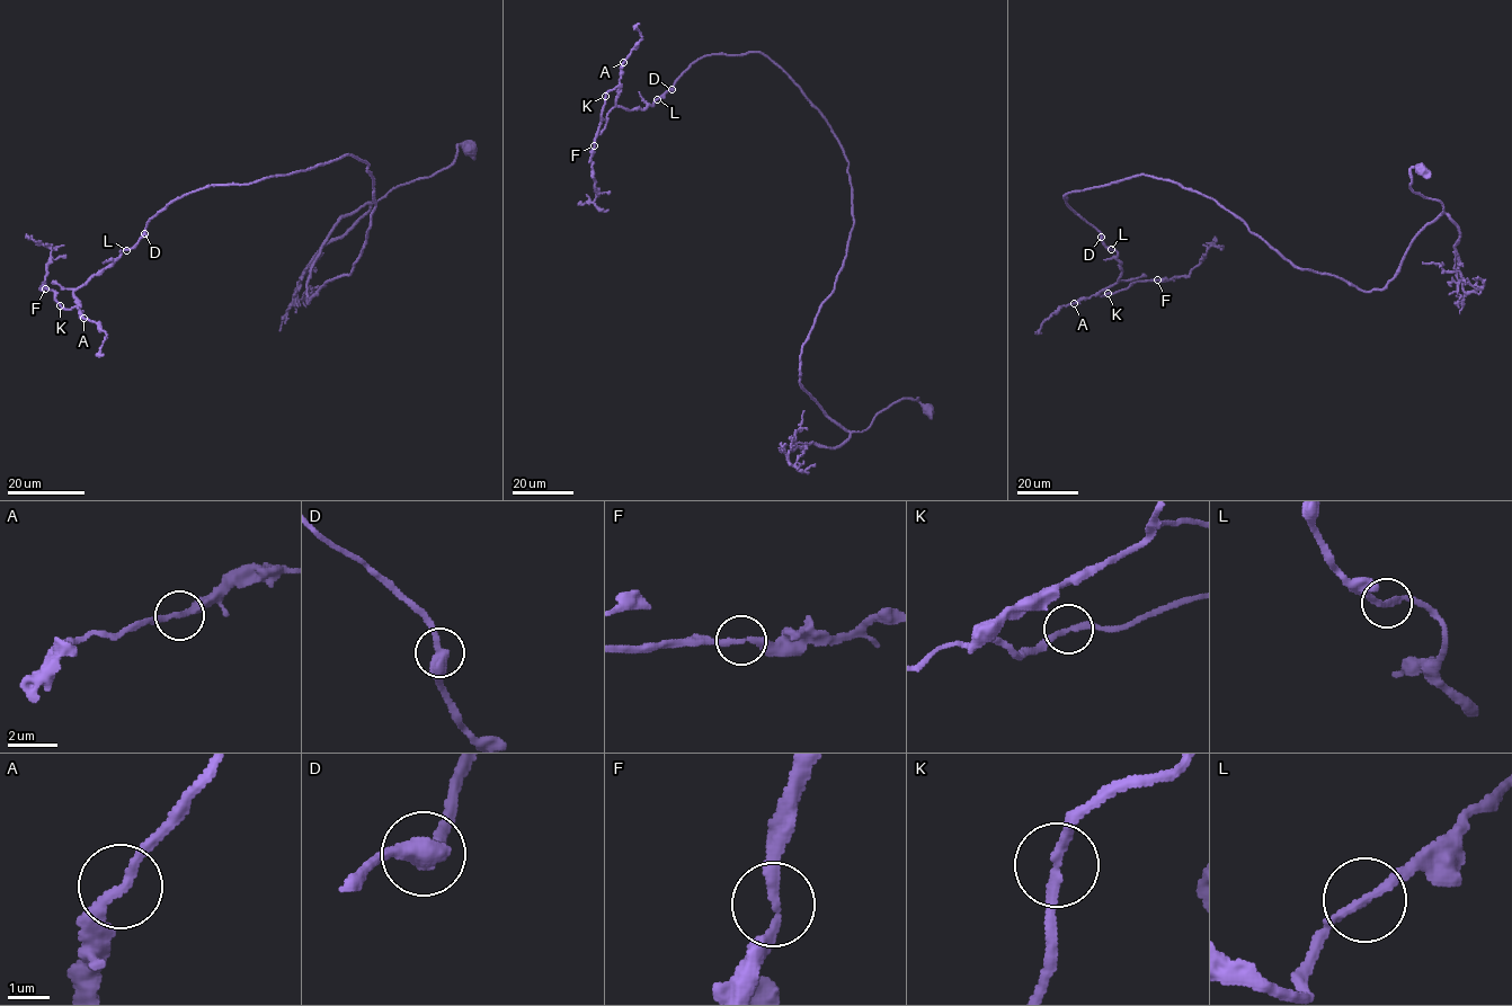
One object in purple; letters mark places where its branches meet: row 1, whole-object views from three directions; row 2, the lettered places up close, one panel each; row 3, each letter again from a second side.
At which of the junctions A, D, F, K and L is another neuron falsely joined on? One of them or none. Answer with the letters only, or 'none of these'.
none of these

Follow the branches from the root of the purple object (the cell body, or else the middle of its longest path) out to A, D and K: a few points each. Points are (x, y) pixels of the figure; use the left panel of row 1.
A: (470, 149), (344, 215), (308, 303), (365, 242), (373, 178), (349, 154), (170, 201), (73, 292), (83, 319)
D: (470, 149), (344, 215), (308, 303), (350, 273), (365, 242), (373, 178), (355, 157), (207, 185), (144, 232)
K: (470, 149), (344, 215), (308, 303), (365, 242), (373, 178), (349, 154), (177, 197), (60, 305)

